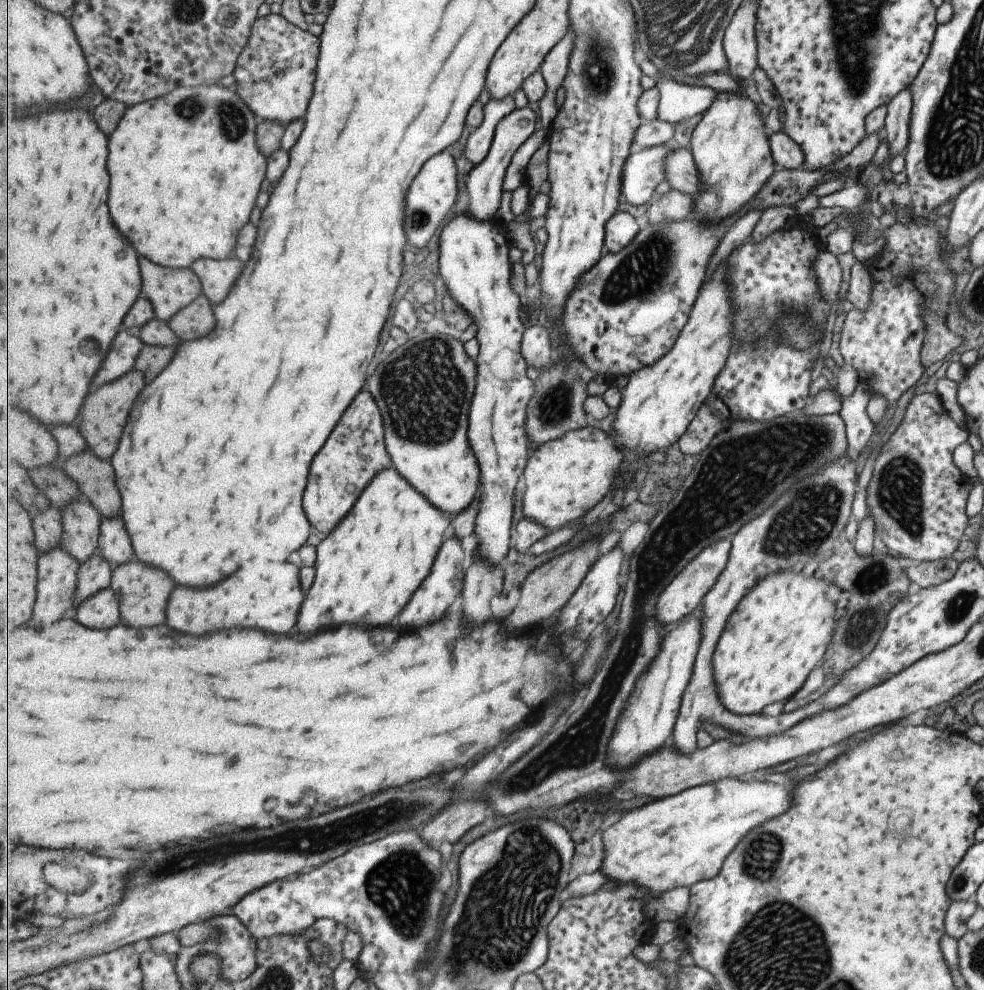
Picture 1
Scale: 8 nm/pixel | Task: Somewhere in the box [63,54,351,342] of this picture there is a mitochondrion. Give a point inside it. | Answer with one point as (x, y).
(231, 123)

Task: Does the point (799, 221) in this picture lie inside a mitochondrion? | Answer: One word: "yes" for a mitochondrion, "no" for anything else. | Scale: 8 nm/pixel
no

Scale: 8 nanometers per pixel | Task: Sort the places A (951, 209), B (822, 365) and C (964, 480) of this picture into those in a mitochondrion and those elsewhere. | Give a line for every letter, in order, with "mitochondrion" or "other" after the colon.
A: other
B: other
C: other

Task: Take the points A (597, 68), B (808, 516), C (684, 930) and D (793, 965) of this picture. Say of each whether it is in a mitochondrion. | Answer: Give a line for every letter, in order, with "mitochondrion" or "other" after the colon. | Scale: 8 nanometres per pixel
A: mitochondrion
B: mitochondrion
C: other
D: mitochondrion

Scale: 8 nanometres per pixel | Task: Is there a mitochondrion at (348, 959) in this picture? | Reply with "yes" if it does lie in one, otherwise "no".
no

